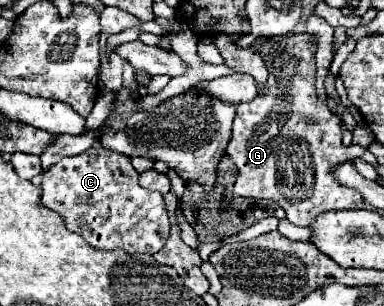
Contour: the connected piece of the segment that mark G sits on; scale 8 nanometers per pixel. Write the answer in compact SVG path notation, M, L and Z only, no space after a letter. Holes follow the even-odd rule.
M307 32L293 34L281 42L273 38L259 46L259 50L269 70L267 90L265 96L237 106L233 136L227 146L227 154L239 170L233 196L273 200L285 210L287 220L297 226L309 226L319 214L329 210L363 208L363 196L341 186L333 176L333 168L339 162L360 157L366 149L355 144L343 145L341 118L317 96L317 38ZM309 52L311 56L307 56Z

